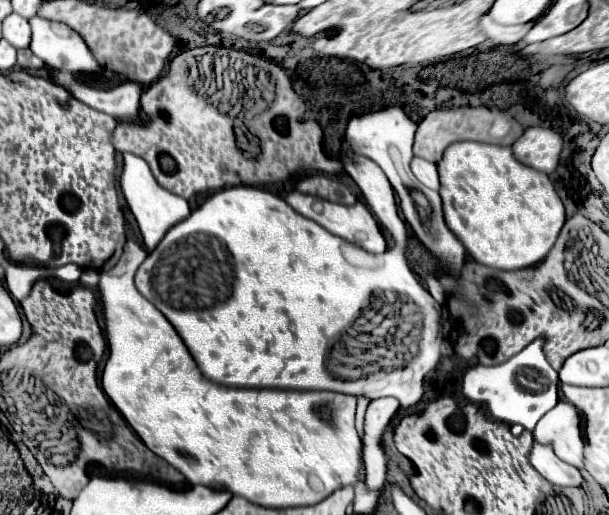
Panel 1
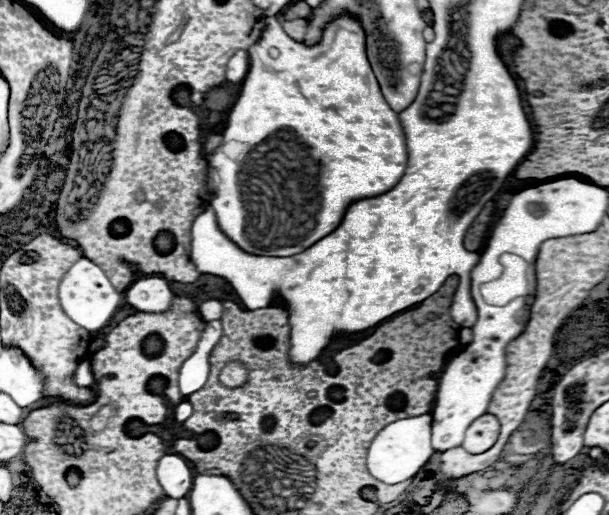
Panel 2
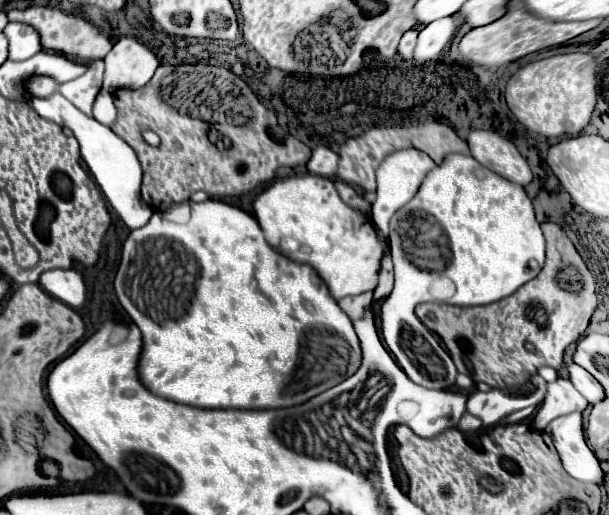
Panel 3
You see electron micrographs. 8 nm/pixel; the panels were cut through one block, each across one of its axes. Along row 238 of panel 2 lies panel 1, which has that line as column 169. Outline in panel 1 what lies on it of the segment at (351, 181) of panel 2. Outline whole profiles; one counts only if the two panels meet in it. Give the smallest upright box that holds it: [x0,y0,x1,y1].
[136,186,442,408]

